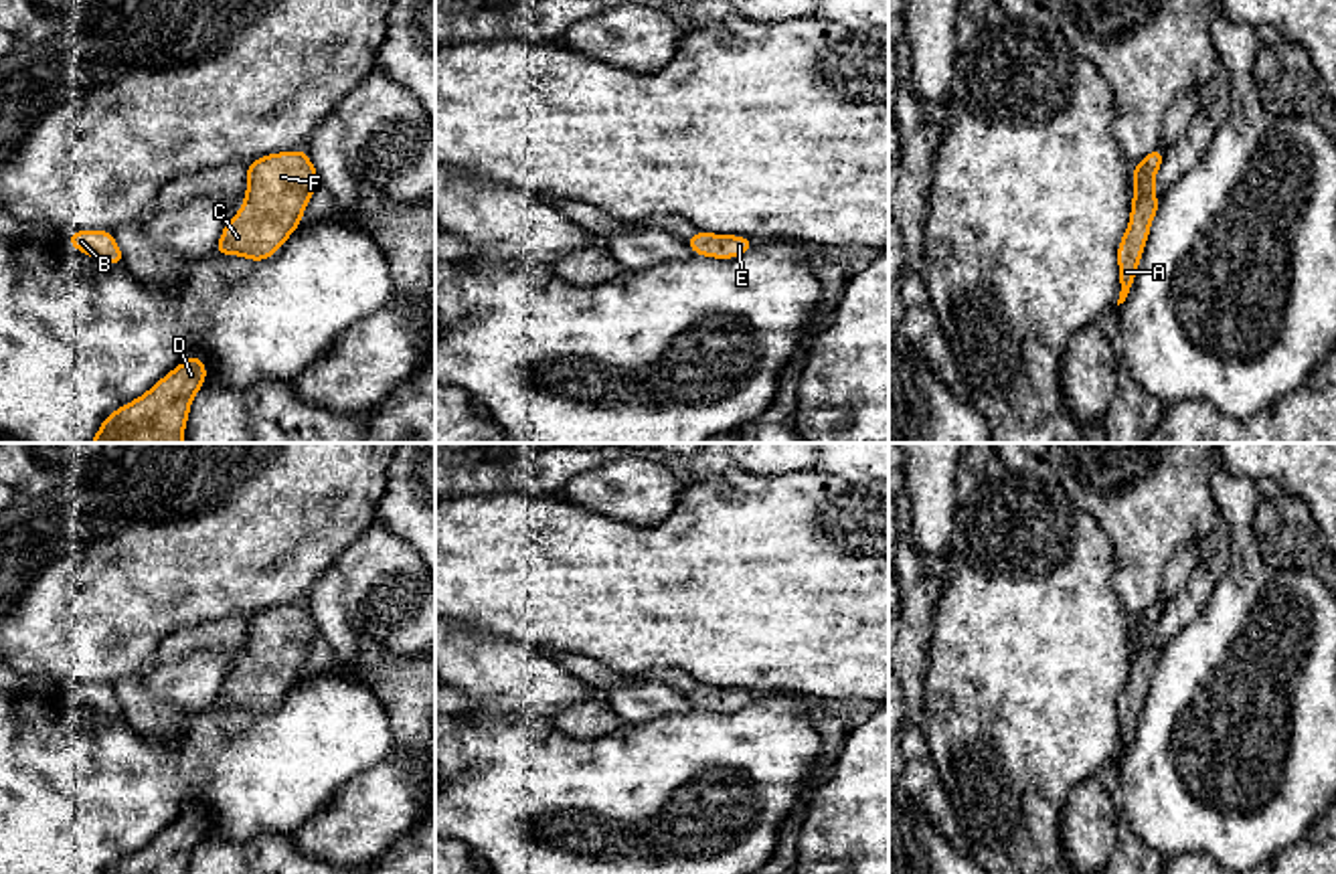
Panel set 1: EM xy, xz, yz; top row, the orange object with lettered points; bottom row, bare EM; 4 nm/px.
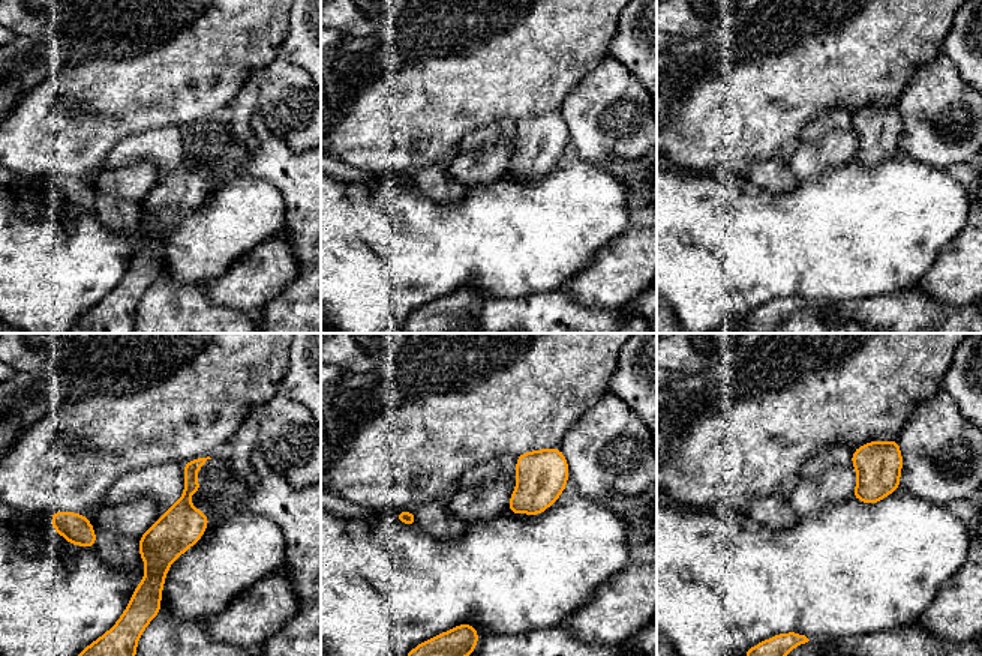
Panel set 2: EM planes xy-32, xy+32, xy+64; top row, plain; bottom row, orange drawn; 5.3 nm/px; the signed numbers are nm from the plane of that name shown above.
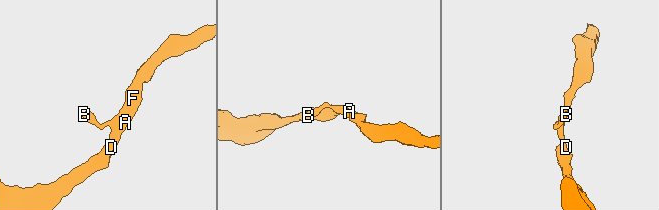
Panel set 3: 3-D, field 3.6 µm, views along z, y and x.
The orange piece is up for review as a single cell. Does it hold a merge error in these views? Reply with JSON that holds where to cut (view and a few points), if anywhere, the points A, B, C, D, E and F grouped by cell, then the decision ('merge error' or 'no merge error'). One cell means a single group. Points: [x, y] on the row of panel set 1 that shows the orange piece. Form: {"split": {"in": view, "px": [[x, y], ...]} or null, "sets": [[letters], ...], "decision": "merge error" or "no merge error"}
{"split": null, "sets": [["A", "B", "C", "D", "E", "F"]], "decision": "no merge error"}

